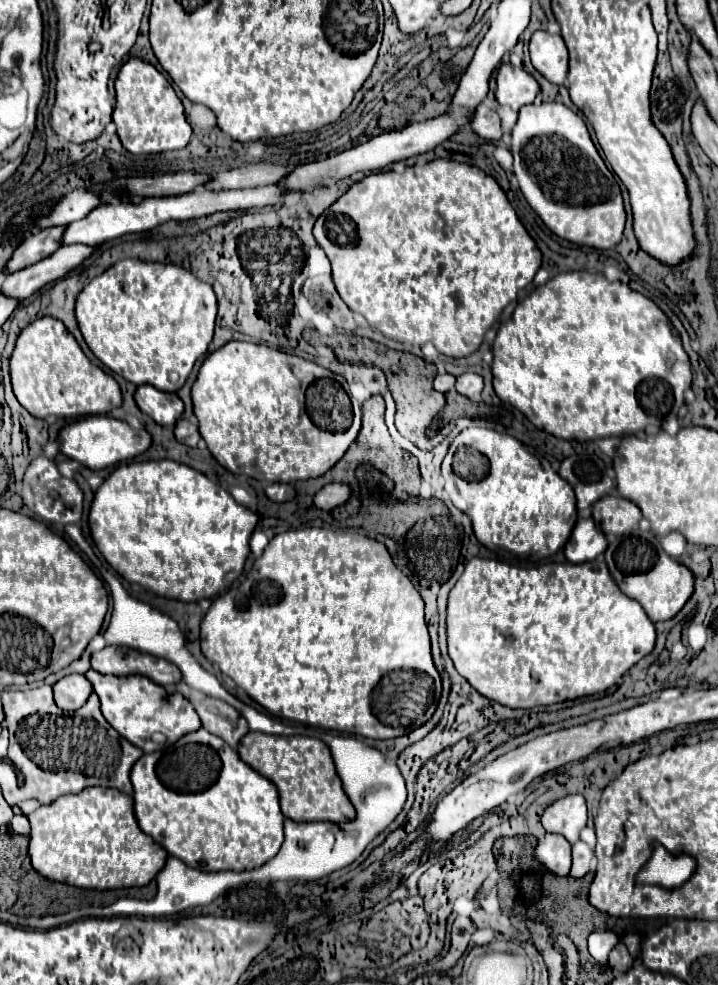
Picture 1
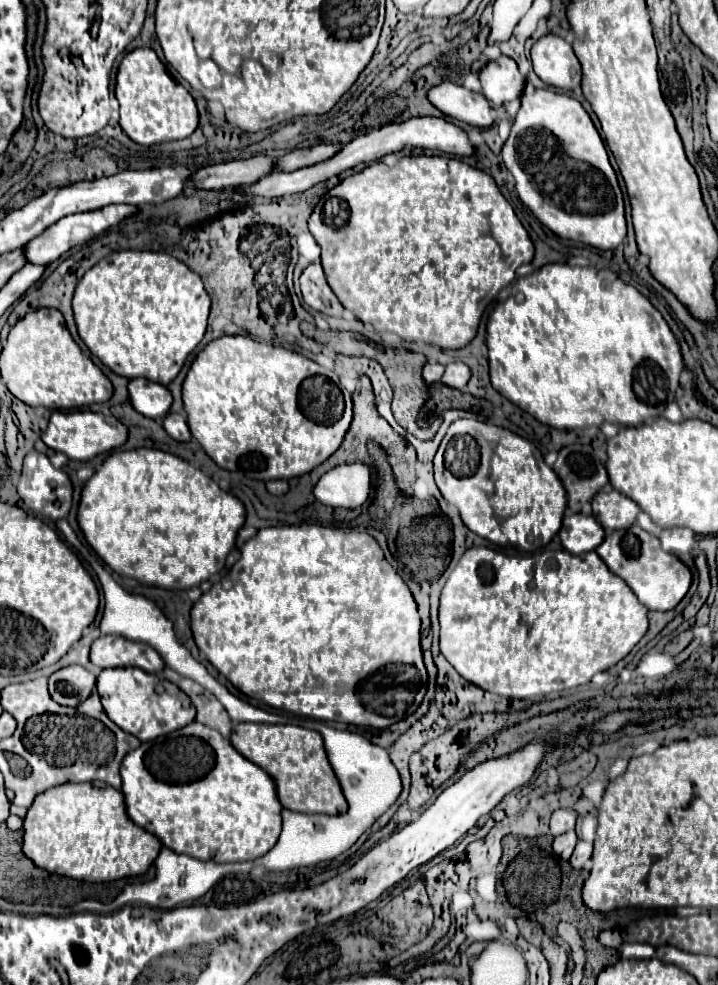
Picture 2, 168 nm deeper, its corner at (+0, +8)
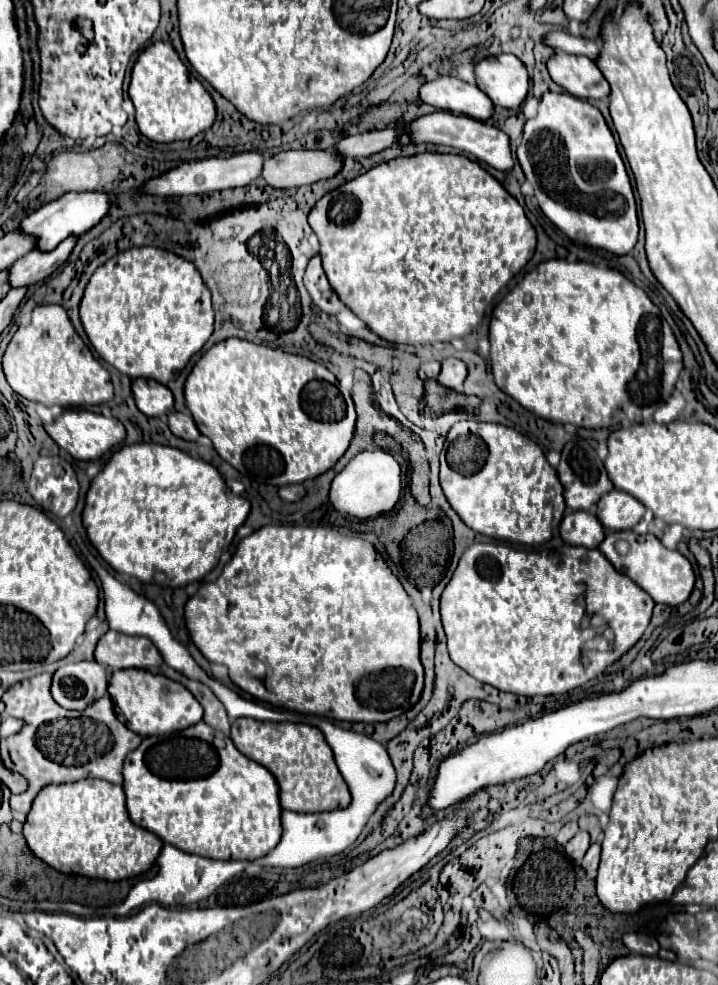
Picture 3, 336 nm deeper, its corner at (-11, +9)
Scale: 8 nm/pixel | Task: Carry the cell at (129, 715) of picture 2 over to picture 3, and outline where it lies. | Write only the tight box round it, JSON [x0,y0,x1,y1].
[107,669,203,737]

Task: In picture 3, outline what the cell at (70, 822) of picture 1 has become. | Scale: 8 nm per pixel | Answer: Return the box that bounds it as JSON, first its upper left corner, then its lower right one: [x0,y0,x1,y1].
[23,777,163,881]

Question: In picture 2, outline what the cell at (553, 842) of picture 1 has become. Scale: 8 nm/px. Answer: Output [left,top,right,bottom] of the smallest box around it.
[552,832,578,860]

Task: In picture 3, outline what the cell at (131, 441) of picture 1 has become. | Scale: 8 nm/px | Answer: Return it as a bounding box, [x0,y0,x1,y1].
[45,409,125,461]

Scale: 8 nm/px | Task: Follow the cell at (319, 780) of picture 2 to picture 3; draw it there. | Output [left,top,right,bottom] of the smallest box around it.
[231,719,351,813]

